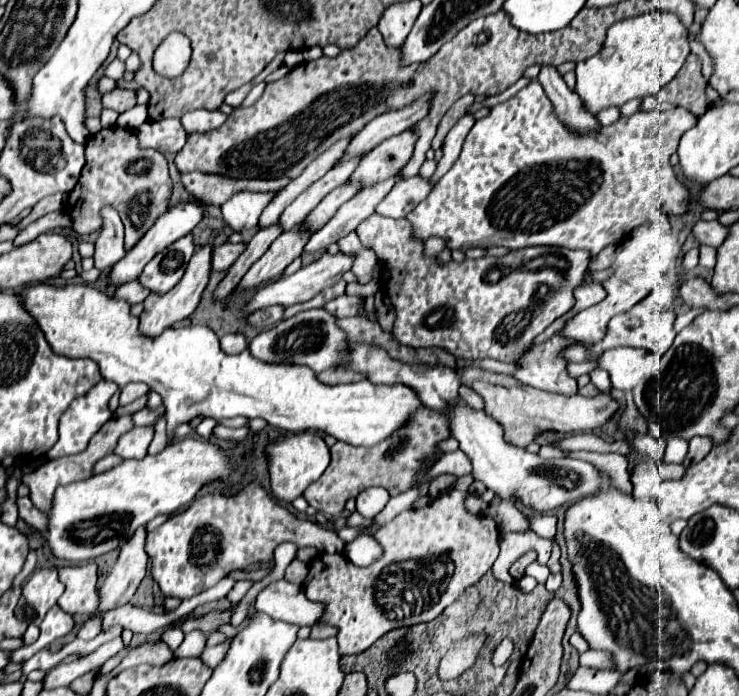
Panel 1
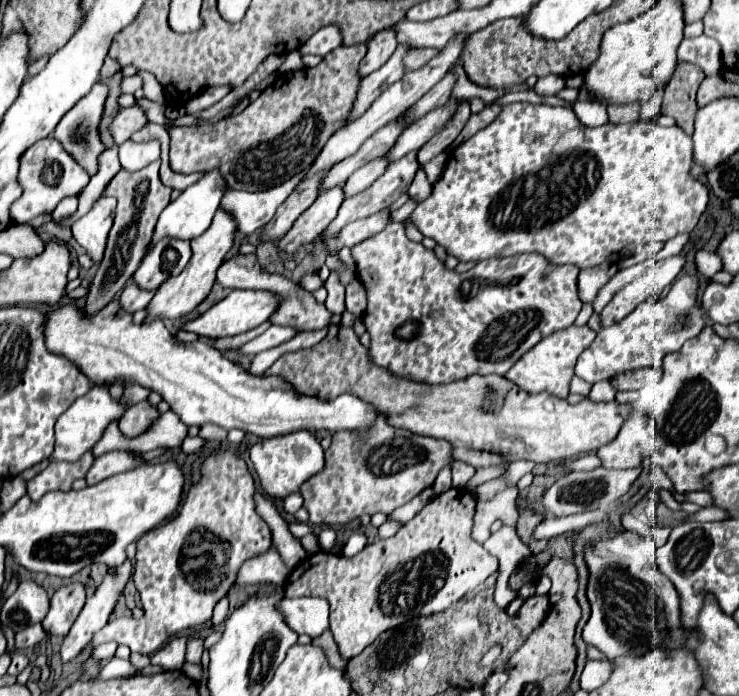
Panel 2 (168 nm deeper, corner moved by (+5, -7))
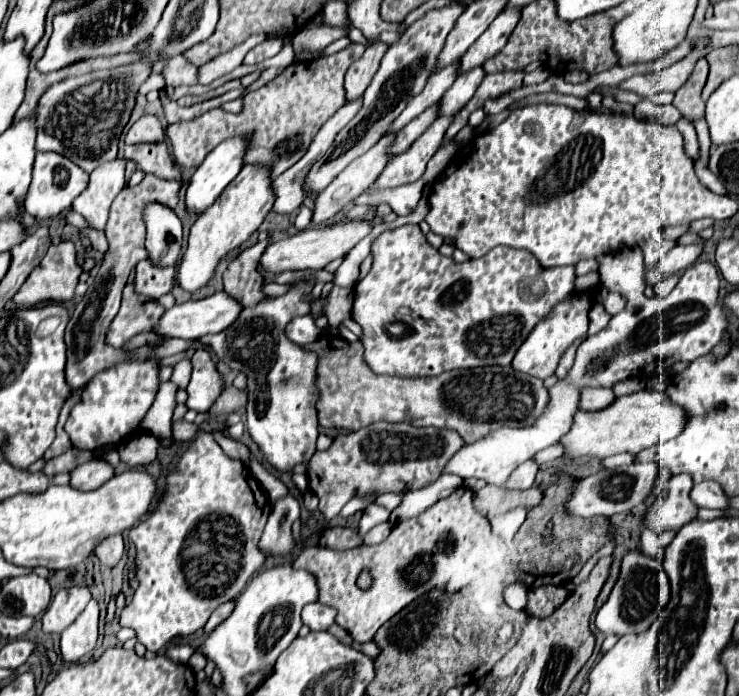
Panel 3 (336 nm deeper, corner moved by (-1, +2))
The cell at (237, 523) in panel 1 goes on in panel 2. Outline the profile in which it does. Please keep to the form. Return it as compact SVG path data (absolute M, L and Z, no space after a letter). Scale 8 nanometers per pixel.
M214 450L200 468L200 480L190 486L186 498L178 506L178 512L172 520L146 532L136 544L136 566L132 572L134 586L142 598L142 620L110 620L92 640L92 646L102 642L120 642L126 644L132 652L150 656L156 652L170 636L180 630L200 626L212 618L212 608L236 582L236 574L246 558L262 554L272 544L272 532L268 524L254 510L254 480L248 472L248 466L242 458L236 458L232 450Z

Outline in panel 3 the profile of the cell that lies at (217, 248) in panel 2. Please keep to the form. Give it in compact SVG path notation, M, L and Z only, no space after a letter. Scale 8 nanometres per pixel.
M244 165L242 171L236 175L236 179L222 191L218 201L200 219L196 219L196 223L190 229L186 253L176 273L176 283L184 291L194 293L202 289L214 277L220 259L232 249L240 247L270 213L274 195L270 191L270 171L268 173L266 171L268 171L266 167Z

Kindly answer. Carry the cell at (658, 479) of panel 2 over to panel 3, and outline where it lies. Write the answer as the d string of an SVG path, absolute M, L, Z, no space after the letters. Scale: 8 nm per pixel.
M686 473L672 475L668 481L668 495L660 507L660 527L656 529L662 533L664 529L678 531L688 521L696 519L696 505L690 501L688 493L692 489L692 477Z

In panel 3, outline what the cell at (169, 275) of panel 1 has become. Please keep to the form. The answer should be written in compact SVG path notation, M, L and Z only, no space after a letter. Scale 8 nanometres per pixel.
M152 203L144 209L144 221L146 221L146 231L148 231L146 235L148 259L160 267L174 267L182 253L182 221L172 209L162 207L158 203Z

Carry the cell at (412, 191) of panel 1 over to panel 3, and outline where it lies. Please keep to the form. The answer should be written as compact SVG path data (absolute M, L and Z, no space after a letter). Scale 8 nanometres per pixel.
M348 219L346 223L340 225L326 225L326 227L310 227L306 231L300 231L288 239L274 241L266 247L260 259L260 267L264 271L272 273L282 273L282 271L292 271L292 269L318 269L326 267L330 261L344 257L360 239L364 239L372 231L372 221L366 219Z

